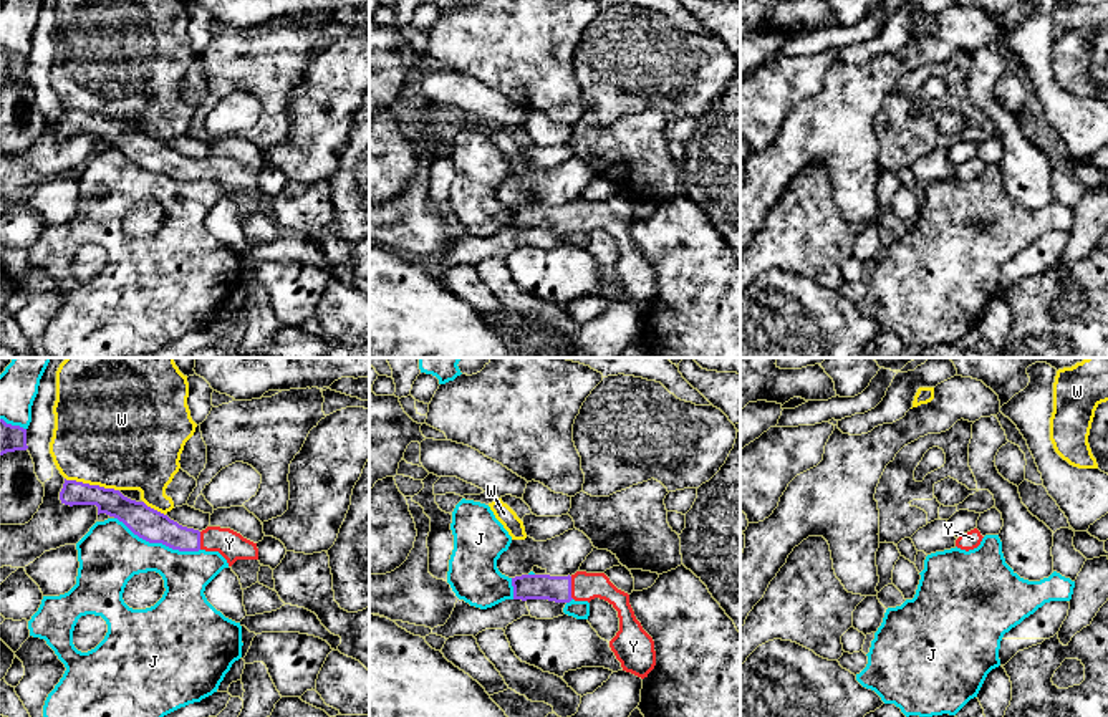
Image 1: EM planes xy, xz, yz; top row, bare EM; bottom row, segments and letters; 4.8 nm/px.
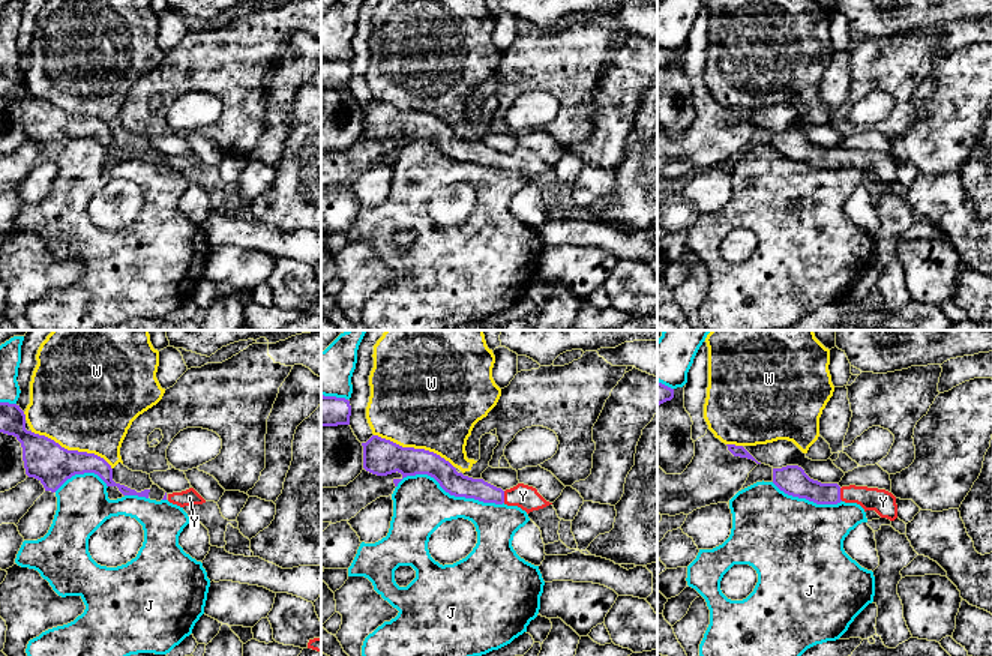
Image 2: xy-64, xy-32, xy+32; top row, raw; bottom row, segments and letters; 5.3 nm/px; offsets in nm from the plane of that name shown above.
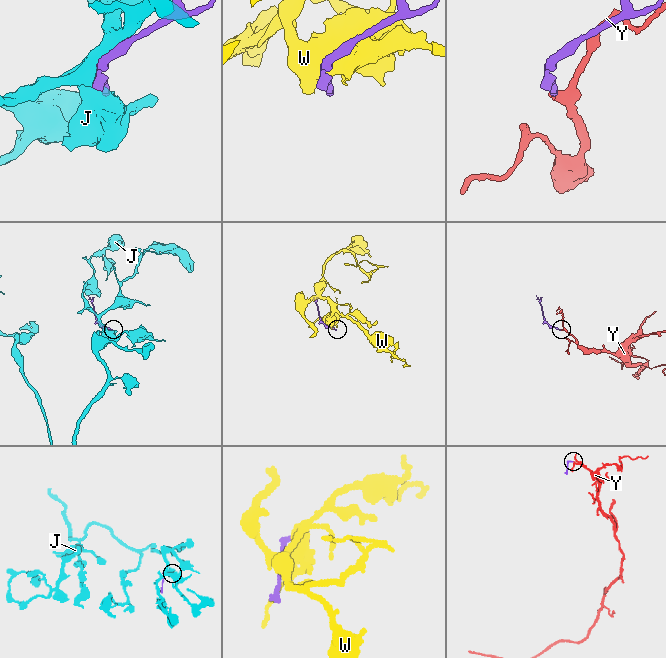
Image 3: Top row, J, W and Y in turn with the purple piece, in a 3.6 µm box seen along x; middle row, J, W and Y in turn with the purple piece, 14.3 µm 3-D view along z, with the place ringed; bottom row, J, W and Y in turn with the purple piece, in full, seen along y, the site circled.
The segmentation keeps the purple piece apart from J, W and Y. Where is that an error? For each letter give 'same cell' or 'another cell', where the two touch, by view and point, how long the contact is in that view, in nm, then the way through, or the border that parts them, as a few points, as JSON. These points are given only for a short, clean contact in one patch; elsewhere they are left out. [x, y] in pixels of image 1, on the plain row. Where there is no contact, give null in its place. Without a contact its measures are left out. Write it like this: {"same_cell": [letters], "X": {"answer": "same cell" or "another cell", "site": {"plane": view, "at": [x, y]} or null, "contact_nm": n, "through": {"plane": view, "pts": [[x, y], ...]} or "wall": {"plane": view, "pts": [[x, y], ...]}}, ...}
{"same_cell": ["Y"], "J": {"answer": "another cell", "site": {"plane": "xy", "at": [158, 171]}, "contact_nm": 440}, "W": {"answer": "another cell", "site": {"plane": "xy", "at": [91, 115]}, "contact_nm": 280}, "Y": {"answer": "same cell", "site": {"plane": "xz", "at": [570, 217]}, "contact_nm": 110}}

